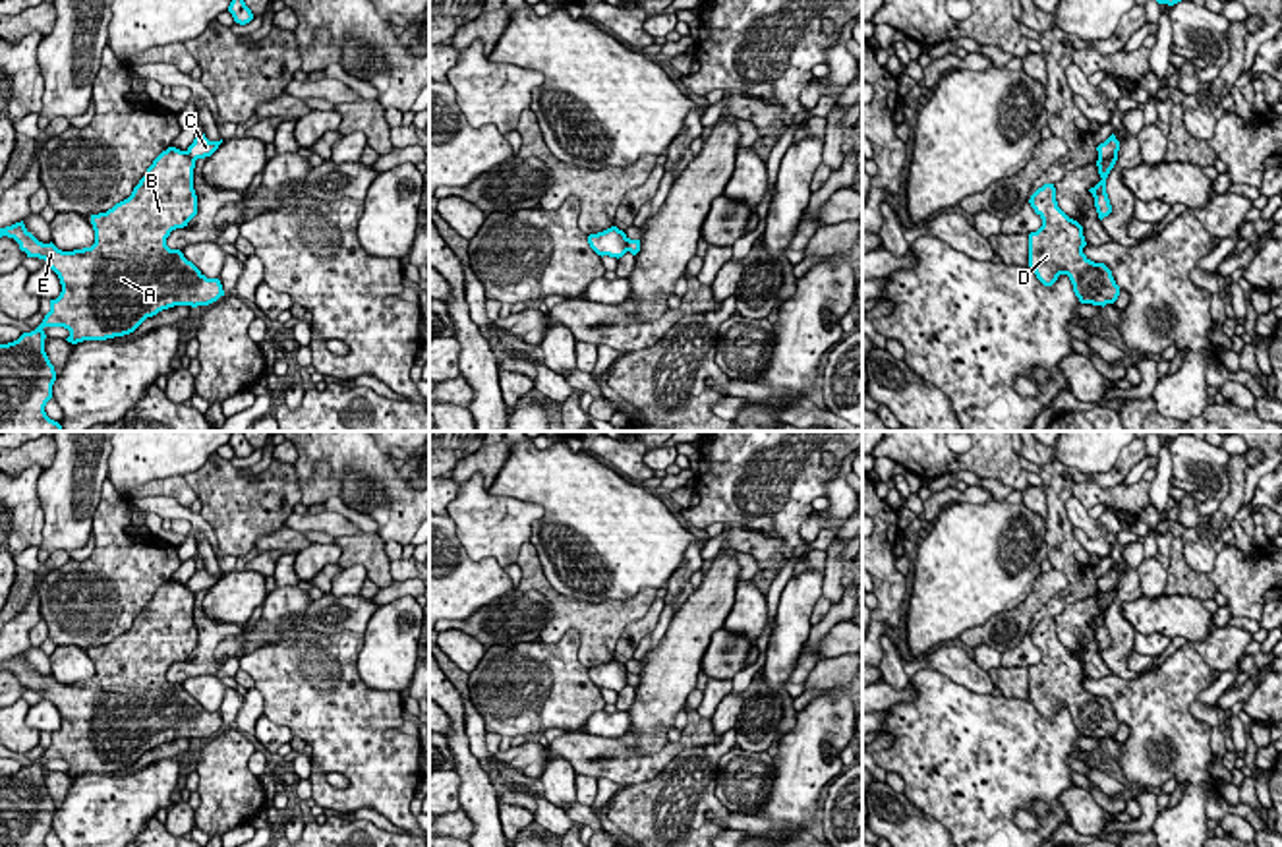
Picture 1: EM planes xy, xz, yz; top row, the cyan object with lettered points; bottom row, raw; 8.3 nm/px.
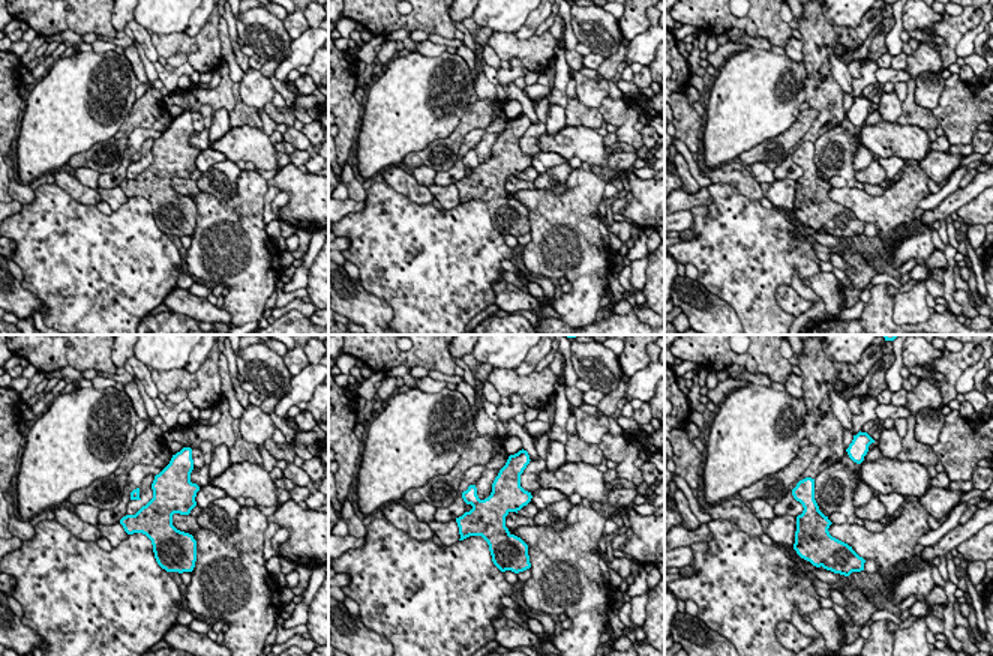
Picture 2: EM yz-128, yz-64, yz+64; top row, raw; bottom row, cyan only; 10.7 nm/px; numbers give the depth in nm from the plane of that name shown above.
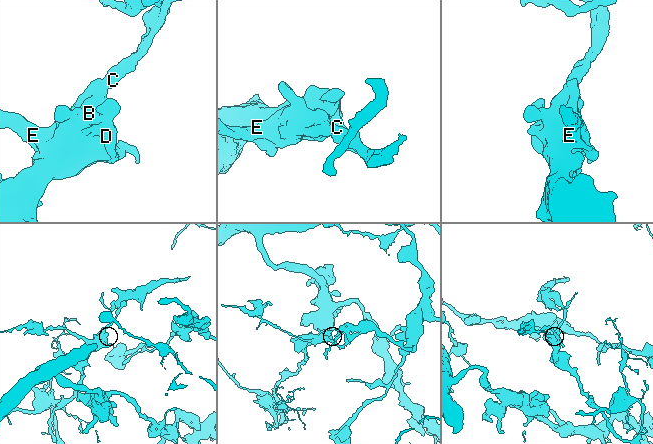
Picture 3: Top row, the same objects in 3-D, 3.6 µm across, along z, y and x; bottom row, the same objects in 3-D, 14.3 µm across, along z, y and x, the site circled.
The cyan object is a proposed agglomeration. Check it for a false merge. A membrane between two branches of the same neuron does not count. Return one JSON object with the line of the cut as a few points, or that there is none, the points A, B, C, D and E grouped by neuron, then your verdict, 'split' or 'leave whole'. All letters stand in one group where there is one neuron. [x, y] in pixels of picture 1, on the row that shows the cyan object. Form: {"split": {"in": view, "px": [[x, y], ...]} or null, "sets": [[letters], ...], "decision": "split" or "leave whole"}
{"split": {"in": "yz", "px": [[1116, 153], [1099, 157]]}, "sets": [["A", "B", "D", "E"], ["C"]], "decision": "split"}

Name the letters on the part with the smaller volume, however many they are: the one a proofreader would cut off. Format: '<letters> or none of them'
C

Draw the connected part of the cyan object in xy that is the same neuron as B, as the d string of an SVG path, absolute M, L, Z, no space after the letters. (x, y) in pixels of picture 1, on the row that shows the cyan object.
M176 147L162 151L131 195L106 213L91 215L95 244L91 248L62 251L52 242L39 242L21 222L0 228L19 244L27 257L44 259L58 275L62 292L50 300L43 323L17 340L0 344L0 431L64 431L44 412L56 381L54 365L44 352L44 327L64 327L72 344L106 340L133 333L147 317L174 306L209 306L224 296L219 278L207 278L180 249L170 249L166 238L172 230L188 226L197 215L193 190L195 161Z

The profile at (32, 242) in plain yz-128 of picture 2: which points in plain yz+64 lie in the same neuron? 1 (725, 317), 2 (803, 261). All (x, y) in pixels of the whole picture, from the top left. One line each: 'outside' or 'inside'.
1: outside
2: inside

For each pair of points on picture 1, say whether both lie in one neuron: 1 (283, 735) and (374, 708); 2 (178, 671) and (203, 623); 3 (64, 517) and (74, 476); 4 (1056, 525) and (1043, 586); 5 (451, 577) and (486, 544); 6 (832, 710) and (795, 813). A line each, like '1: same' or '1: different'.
1: different
2: same
3: same
4: different
5: different
6: same

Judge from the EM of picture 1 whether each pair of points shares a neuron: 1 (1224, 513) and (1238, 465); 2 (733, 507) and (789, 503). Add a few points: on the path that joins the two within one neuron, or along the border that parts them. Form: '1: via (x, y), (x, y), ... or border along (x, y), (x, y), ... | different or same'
1: via (1234, 501), (1236, 476) | same
2: via (747, 503), (776, 503) | same

